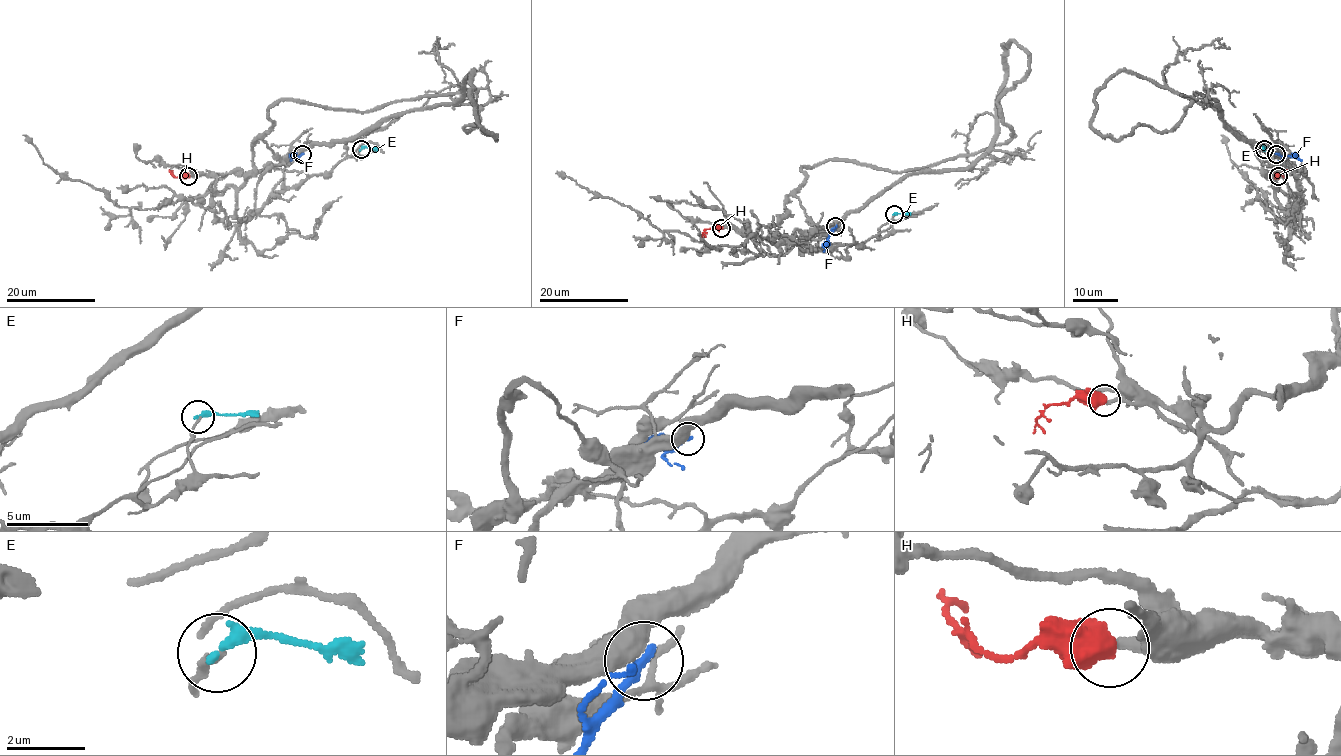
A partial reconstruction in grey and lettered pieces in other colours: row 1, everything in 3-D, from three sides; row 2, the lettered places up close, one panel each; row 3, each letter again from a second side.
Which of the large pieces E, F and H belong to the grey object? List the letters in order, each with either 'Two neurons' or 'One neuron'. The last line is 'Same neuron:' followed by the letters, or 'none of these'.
E: Two neurons
F: Two neurons
H: Two neurons
Same neuron: none of these

